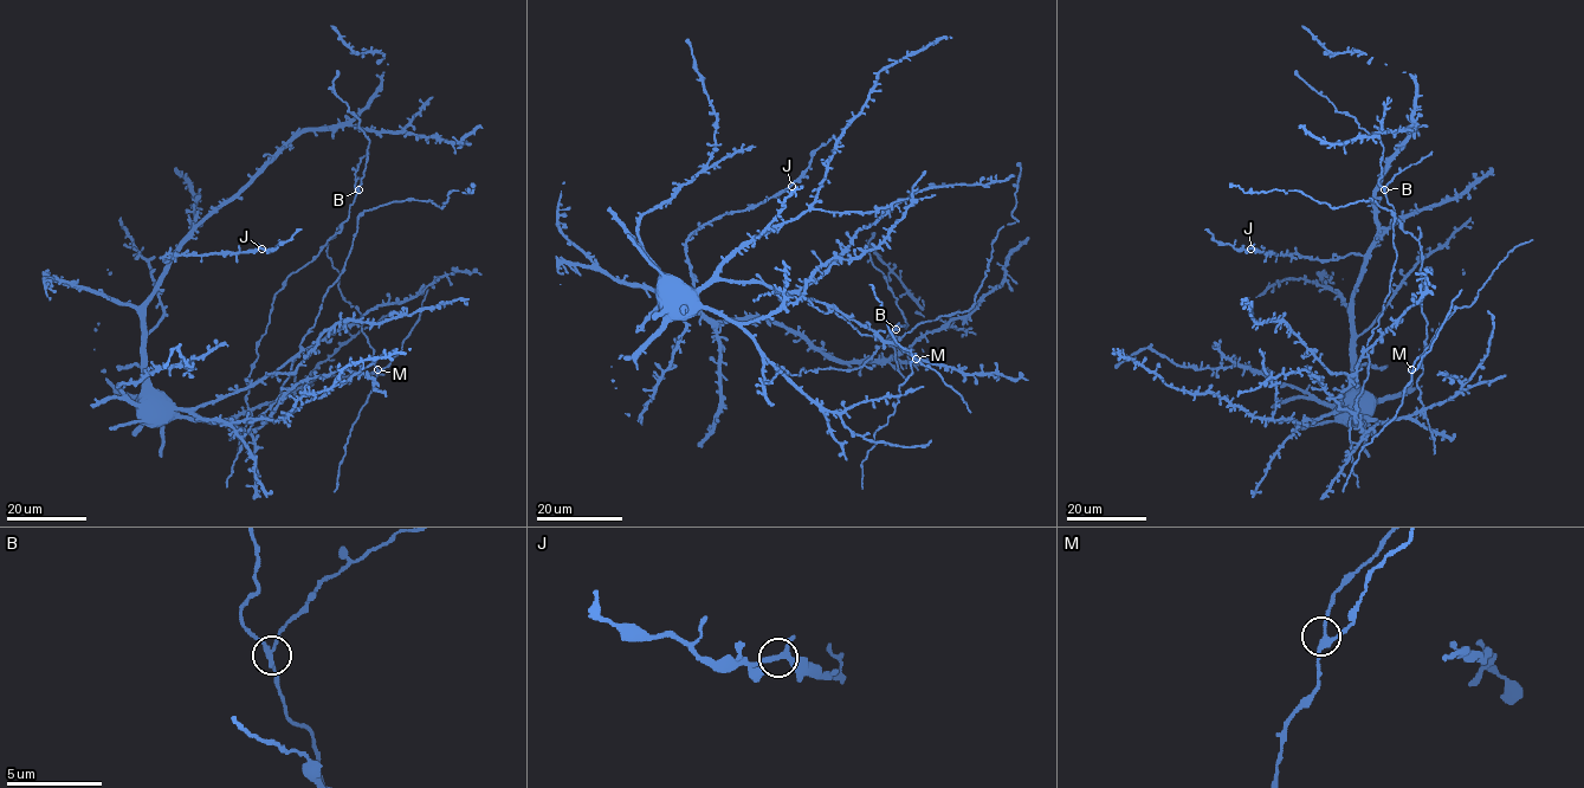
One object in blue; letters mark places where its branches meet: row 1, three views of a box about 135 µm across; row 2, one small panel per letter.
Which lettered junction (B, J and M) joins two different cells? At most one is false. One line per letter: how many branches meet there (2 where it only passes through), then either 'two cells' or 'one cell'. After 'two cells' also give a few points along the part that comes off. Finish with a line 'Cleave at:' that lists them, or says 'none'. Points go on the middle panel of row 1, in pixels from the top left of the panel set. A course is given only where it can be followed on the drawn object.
B: 3 branches meet; two cells; foreign part runs (896, 330), (891, 330), (894, 357), (906, 380)
J: 3 branches meet; one cell
M: 3 branches meet; one cell
Cleave at: B

